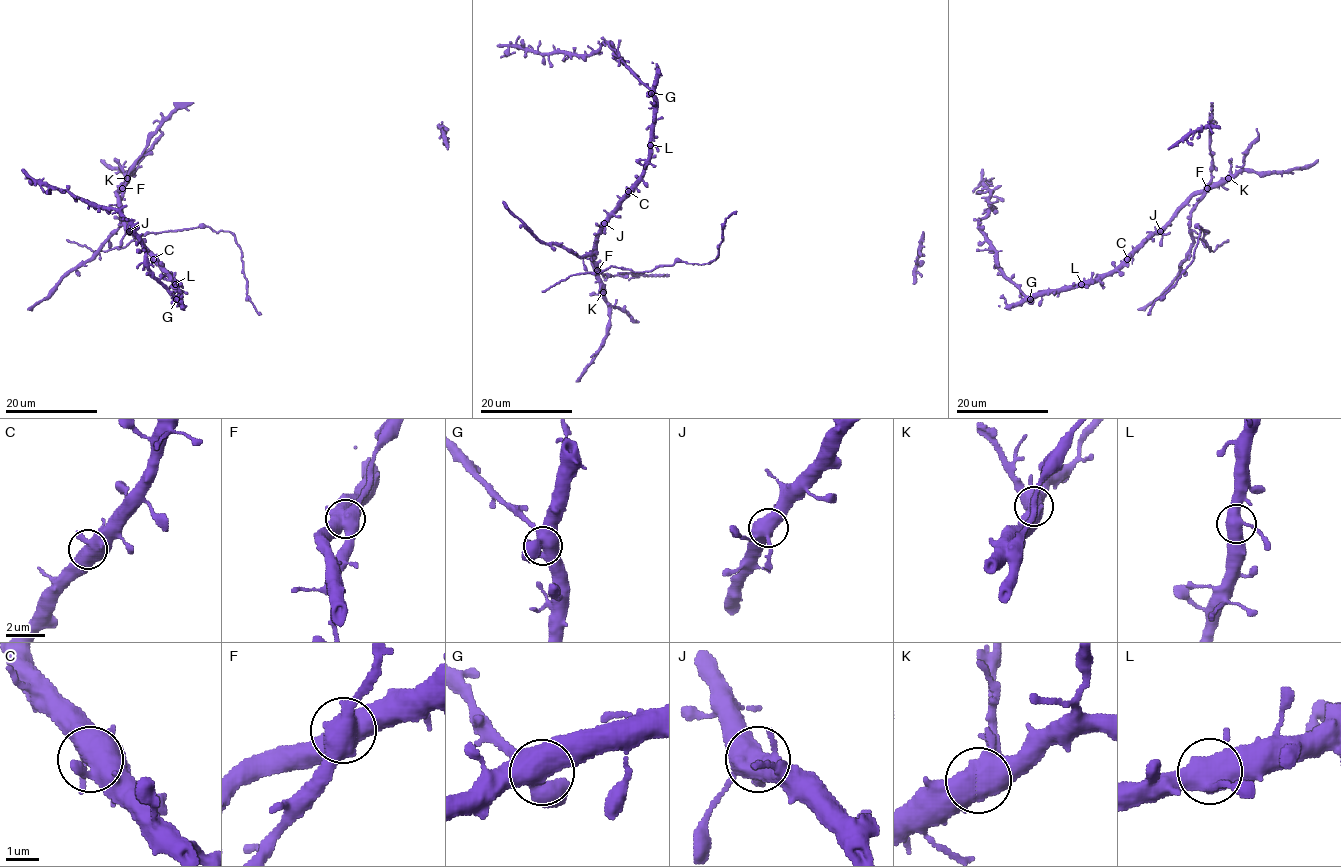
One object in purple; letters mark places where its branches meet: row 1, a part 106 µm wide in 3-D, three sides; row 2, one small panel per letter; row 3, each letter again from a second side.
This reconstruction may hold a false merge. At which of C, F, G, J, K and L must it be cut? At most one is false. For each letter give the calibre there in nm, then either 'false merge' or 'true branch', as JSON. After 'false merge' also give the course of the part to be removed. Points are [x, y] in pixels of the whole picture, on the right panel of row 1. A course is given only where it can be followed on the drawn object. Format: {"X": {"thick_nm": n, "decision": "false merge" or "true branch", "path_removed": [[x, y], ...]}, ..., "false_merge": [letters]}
{"C": {"thick_nm": 550, "decision": "true branch"}, "F": {"thick_nm": 600, "decision": "false merge", "path_removed": [[1207, 188], [1191, 213], [1192, 247], [1180, 263], [1179, 275], [1160, 297], [1138, 309]]}, "G": {"thick_nm": 550, "decision": "true branch"}, "J": {"thick_nm": 600, "decision": "true branch"}, "K": {"thick_nm": 550, "decision": "true branch"}, "L": {"thick_nm": 480, "decision": "true branch"}, "false_merge": ["F"]}

